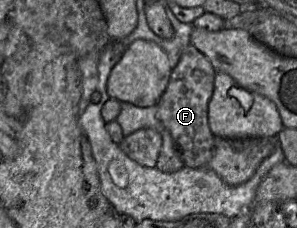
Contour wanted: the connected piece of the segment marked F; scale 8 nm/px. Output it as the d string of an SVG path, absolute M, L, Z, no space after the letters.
M191 43L183 50L178 64L172 68L167 88L157 103L157 118L170 132L176 149L184 163L184 167L207 167L213 155L215 137L208 123L208 105L214 90L217 71L210 60Z

